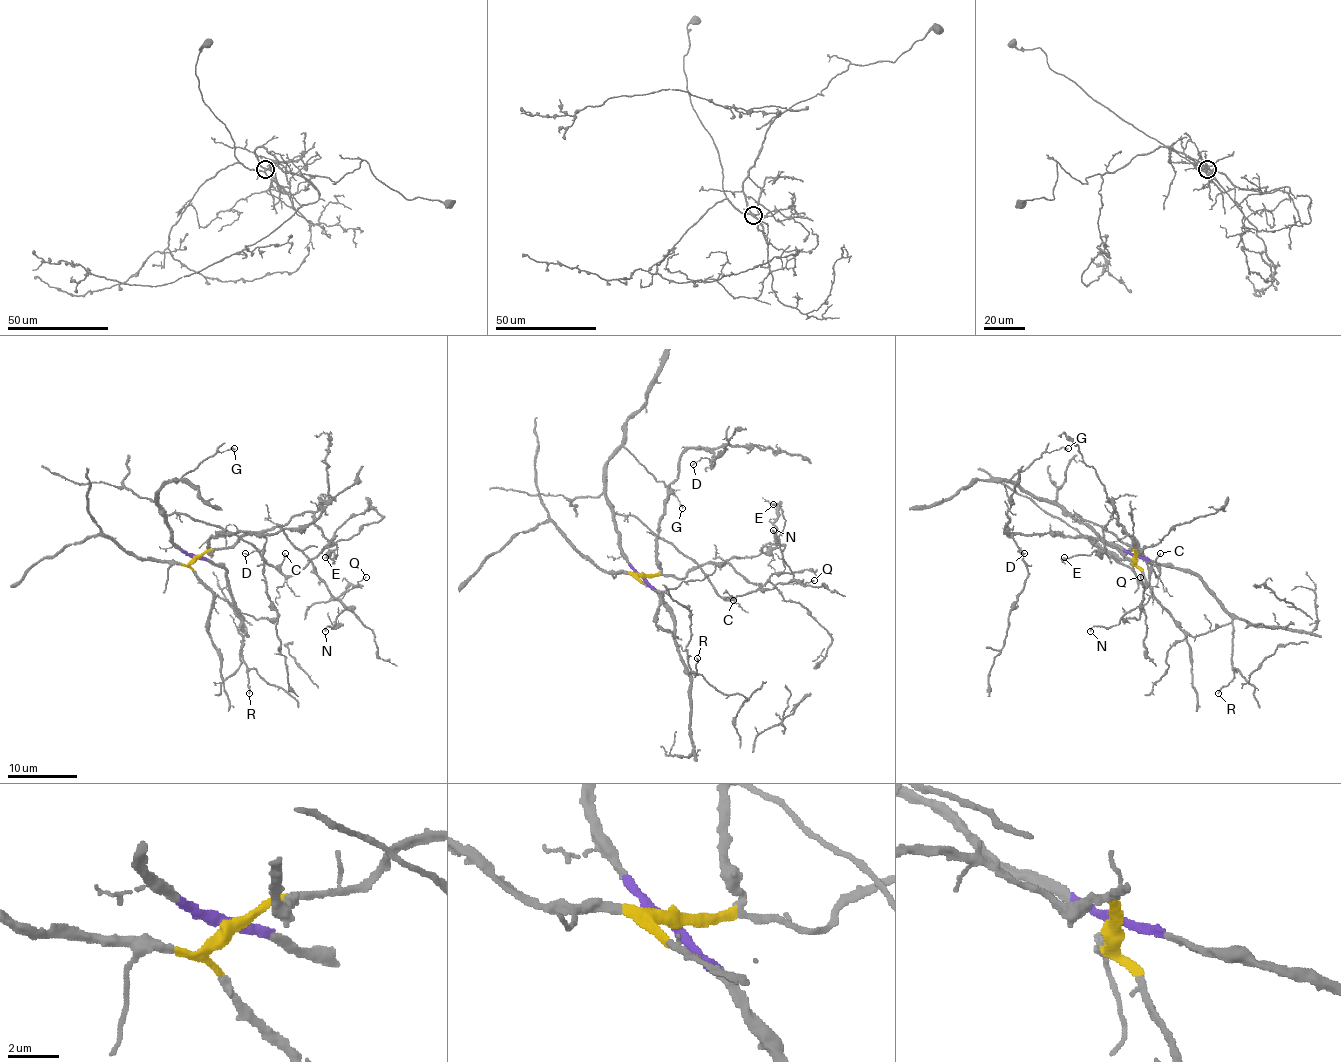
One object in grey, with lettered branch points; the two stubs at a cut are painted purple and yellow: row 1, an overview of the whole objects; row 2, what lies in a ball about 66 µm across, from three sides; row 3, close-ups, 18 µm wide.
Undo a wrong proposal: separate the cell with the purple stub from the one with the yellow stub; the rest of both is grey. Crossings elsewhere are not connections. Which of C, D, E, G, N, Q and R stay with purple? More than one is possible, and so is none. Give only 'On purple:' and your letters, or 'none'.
On purple: C, G, R

